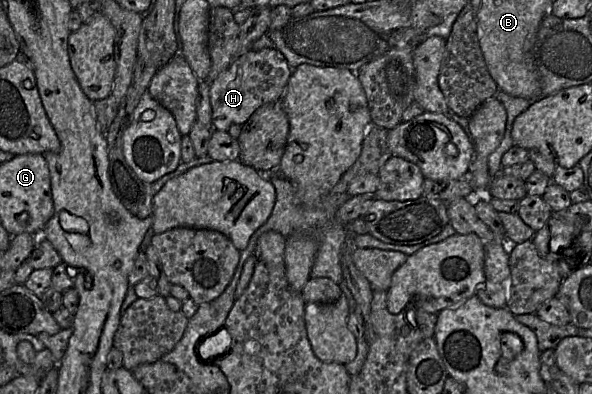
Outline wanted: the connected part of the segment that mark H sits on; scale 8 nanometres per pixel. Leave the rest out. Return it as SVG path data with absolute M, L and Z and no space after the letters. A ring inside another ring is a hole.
M276 48L249 50L210 83L212 126L228 132L232 125L243 125L262 105L281 100L292 68Z

